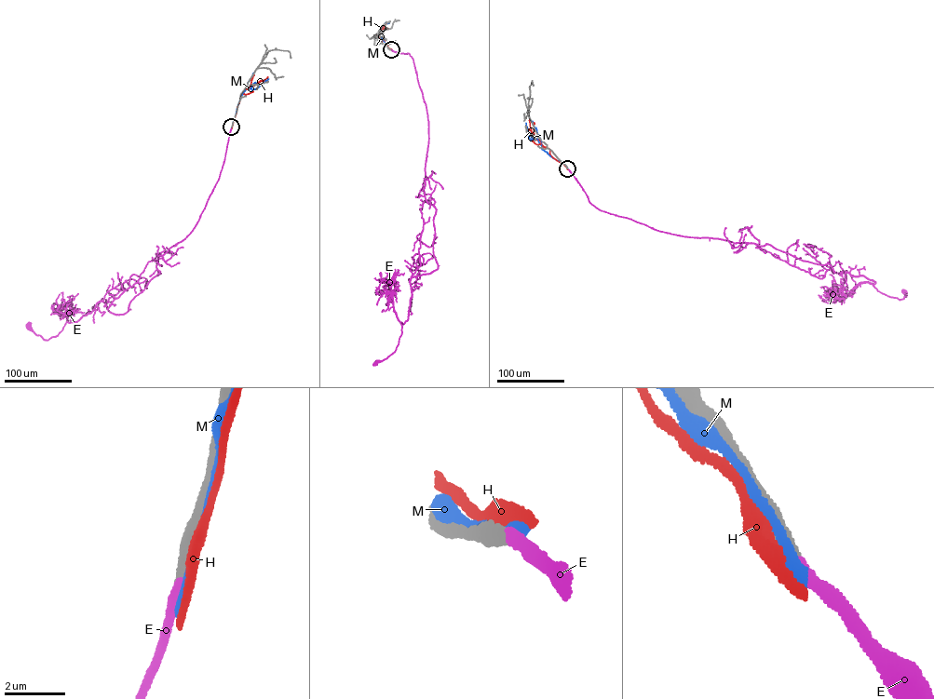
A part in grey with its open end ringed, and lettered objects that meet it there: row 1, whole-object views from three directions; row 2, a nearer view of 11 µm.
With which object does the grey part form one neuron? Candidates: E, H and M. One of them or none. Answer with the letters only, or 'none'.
E

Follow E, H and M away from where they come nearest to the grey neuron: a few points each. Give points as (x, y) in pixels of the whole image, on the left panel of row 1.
E: (231, 127), (199, 219), (158, 256), (159, 274), (128, 311), (115, 315), (101, 301), (47, 340), (28, 325)
H: (232, 126), (244, 90), (267, 76)
M: (232, 126), (241, 95), (247, 88), (257, 87), (269, 78)

